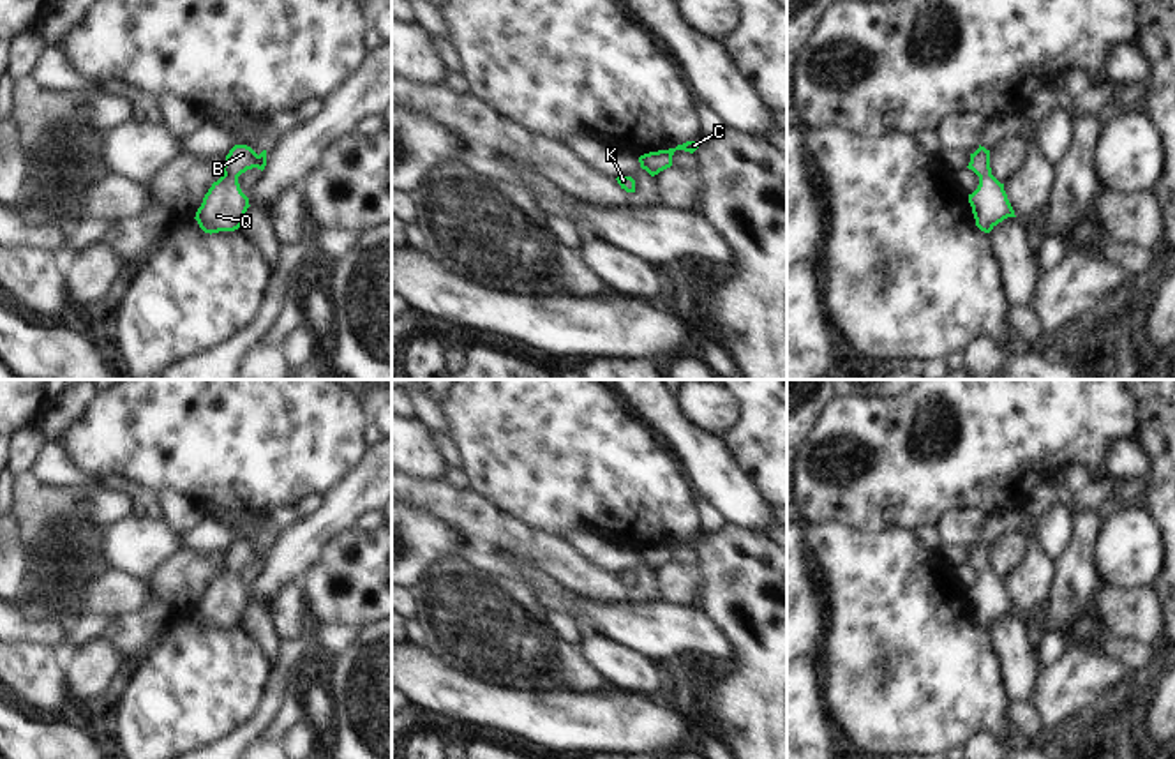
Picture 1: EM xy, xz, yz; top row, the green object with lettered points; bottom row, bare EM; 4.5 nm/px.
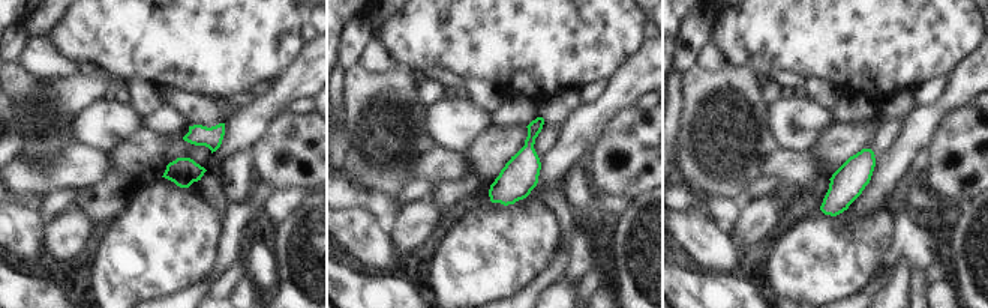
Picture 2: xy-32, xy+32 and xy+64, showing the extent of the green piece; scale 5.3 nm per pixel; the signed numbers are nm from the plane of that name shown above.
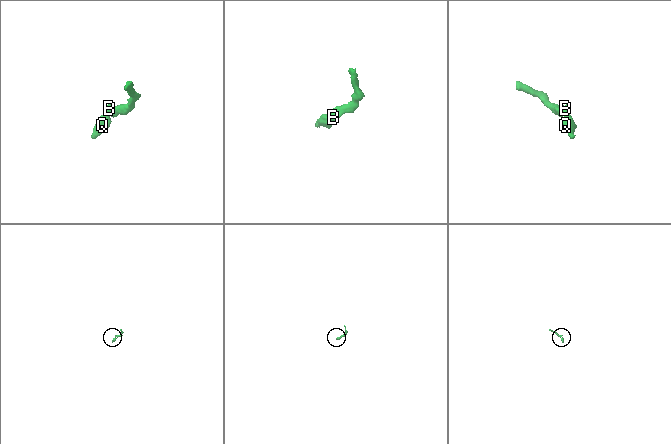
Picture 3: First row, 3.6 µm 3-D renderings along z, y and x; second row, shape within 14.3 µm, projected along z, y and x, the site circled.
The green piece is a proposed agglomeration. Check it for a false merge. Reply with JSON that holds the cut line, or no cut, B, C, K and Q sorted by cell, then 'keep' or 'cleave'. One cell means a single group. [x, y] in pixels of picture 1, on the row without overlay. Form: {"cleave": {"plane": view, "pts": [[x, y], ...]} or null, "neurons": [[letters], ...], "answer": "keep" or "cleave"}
{"cleave": null, "neurons": [["B", "C", "K", "Q"]], "answer": "keep"}

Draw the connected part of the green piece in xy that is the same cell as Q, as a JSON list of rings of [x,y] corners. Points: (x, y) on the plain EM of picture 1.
[[[235,540],[226,551],[222,572],[212,579],[196,607],[196,616],[205,628],[235,627],[242,621],[249,593],[242,588],[238,572],[247,565],[265,565],[266,545],[259,551],[247,540]]]

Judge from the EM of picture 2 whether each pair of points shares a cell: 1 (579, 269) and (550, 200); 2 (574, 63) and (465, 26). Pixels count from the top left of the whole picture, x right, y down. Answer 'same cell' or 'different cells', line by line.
1: same cell
2: same cell

